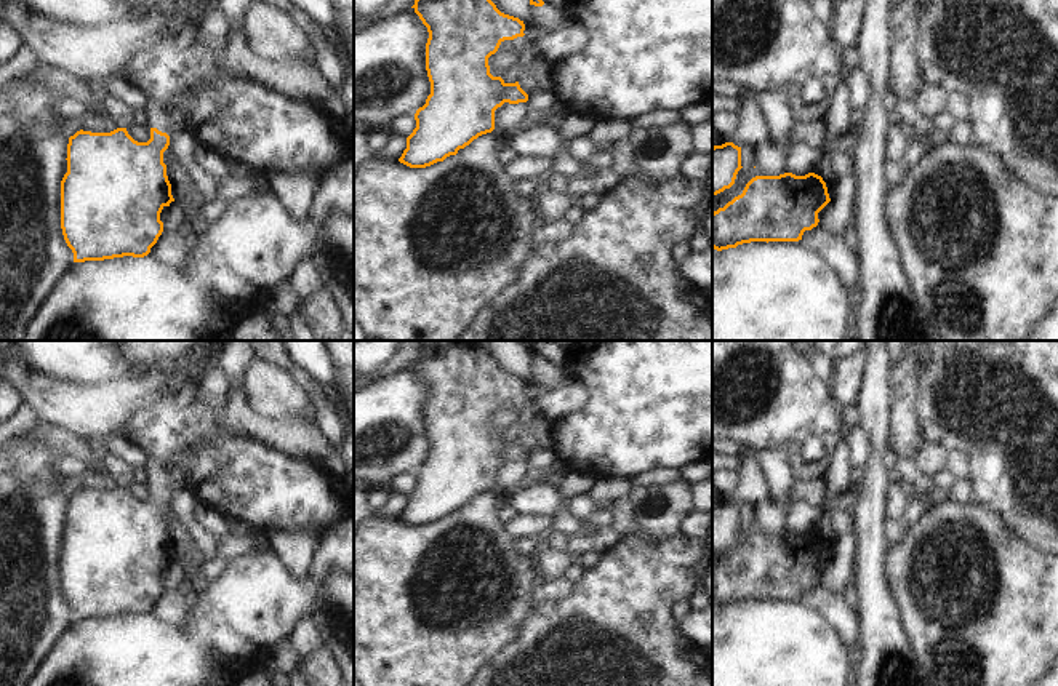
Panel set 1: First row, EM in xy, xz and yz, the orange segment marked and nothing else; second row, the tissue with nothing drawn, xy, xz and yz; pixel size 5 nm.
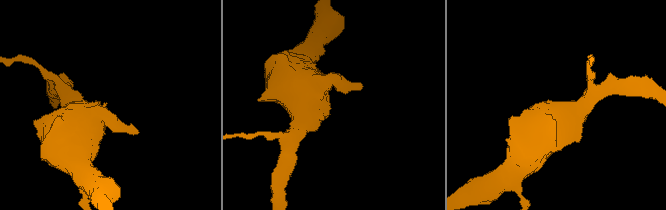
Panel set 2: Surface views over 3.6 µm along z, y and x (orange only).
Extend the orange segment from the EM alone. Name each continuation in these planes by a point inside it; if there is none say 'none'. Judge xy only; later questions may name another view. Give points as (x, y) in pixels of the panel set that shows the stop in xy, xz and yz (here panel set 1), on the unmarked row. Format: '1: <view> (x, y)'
1: xy (165, 477)

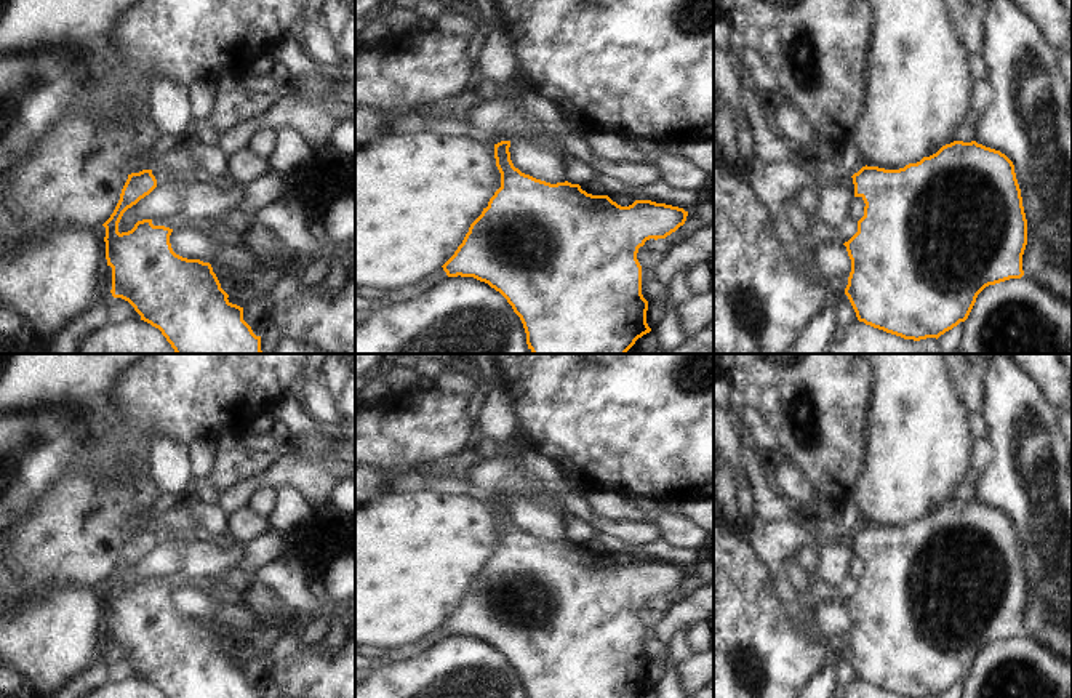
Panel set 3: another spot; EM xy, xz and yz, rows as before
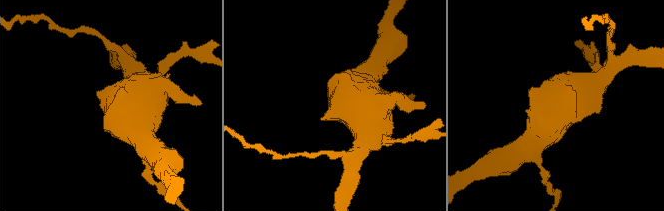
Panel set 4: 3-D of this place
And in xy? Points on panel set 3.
none

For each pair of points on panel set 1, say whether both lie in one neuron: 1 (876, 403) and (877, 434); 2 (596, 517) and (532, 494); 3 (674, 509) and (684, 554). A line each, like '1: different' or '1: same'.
1: same
2: same
3: different

